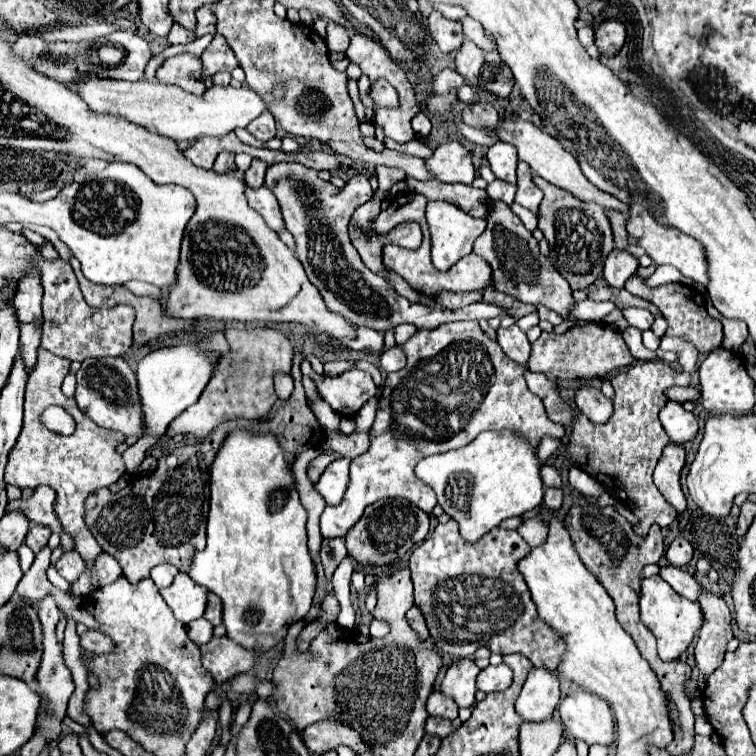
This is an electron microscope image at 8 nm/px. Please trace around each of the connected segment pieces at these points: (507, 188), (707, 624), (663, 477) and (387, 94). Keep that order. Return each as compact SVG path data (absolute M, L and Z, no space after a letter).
M496 179L494 183L488 185L488 197L490 199L496 199L496 201L504 201L506 205L512 205L514 203L514 197L516 197L516 185L508 183L508 181L502 181L502 179Z
M704 593L700 597L700 607L704 611L704 625L700 629L700 639L696 645L696 663L700 667L700 689L706 677L720 667L726 645L734 637L732 633L732 613L722 597Z
M668 443L654 471L656 487L662 491L666 501L680 513L686 509L686 497L680 487L680 471L684 467L684 457L686 453L682 445Z
M378 79L376 83L372 83L372 87L368 91L368 97L372 99L374 113L378 109L396 109L400 105L396 89L386 79Z

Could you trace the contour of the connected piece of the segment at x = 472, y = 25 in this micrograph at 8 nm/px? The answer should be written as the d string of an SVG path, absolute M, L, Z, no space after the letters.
M464 17L462 19L462 25L464 25L464 35L470 37L480 49L484 49L484 51L494 51L496 49L494 37L490 37L478 21L474 21L470 17Z

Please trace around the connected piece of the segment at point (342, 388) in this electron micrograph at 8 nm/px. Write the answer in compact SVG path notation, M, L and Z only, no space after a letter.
M306 359L300 365L302 375L310 377L316 385L318 395L340 415L358 413L358 409L376 395L376 385L372 375L366 371L346 371L338 377L318 375Z

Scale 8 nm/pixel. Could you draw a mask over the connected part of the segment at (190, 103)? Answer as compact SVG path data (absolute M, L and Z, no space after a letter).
M78 71L76 79L72 81L72 89L82 97L82 101L100 115L122 117L134 125L140 125L148 131L156 131L158 135L172 137L174 141L190 141L202 135L216 135L222 137L236 127L248 127L264 111L270 111L270 105L250 87L216 87L212 85L202 95L188 93L176 85L164 83L150 83L150 81L118 81L108 77L98 77L90 73Z

